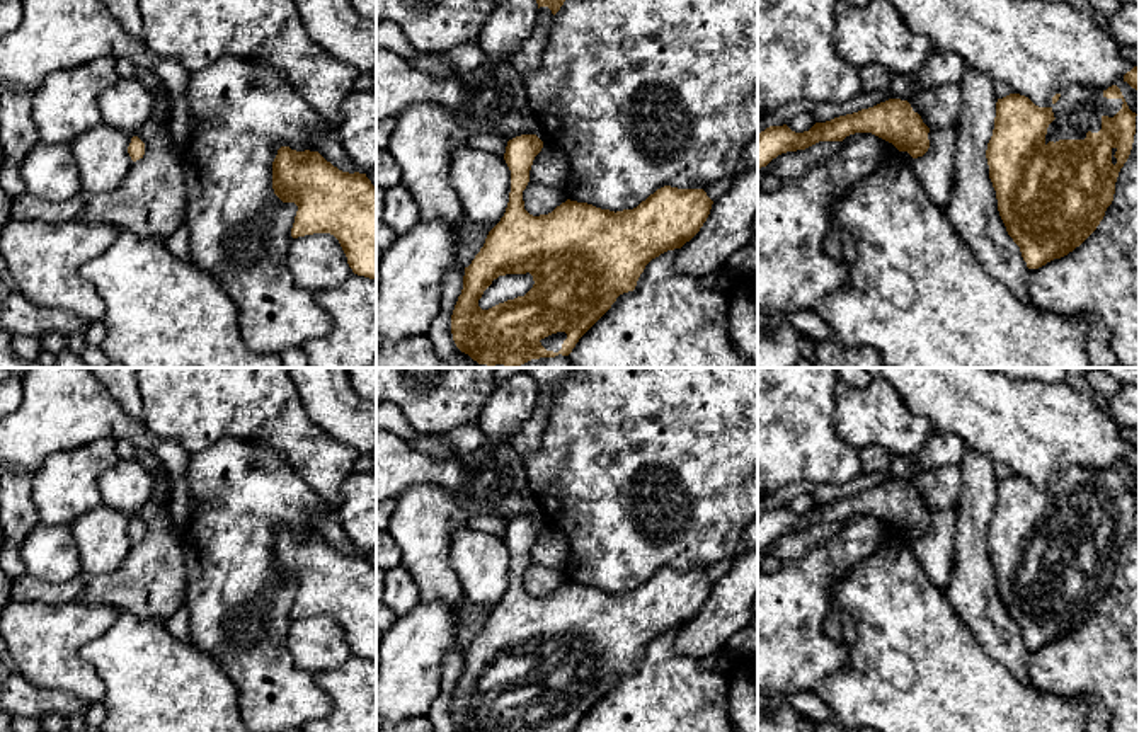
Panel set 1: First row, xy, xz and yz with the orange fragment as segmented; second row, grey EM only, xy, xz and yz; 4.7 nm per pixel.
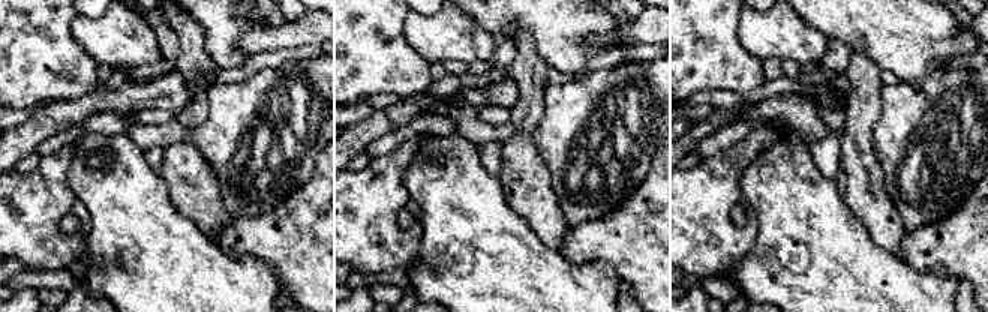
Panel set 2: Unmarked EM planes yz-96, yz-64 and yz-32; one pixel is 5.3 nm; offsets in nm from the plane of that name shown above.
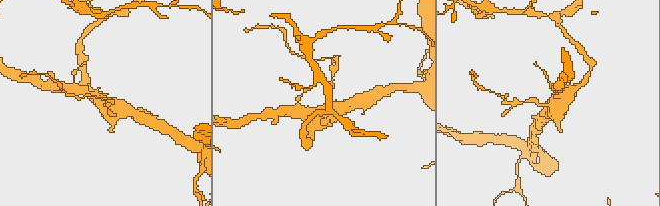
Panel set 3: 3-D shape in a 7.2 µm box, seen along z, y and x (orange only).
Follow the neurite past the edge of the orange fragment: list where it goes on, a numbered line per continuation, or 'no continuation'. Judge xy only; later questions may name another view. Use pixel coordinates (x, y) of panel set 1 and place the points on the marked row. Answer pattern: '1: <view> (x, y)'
no continuation

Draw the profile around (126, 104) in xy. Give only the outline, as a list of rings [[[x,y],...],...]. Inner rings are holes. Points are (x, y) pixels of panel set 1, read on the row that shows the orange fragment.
[[[119,78],[99,95],[99,107],[106,124],[133,136],[150,117],[153,100],[136,78]]]

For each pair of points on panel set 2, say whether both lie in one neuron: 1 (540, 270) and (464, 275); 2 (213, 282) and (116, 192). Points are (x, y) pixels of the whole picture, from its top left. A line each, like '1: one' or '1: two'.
1: one
2: one

